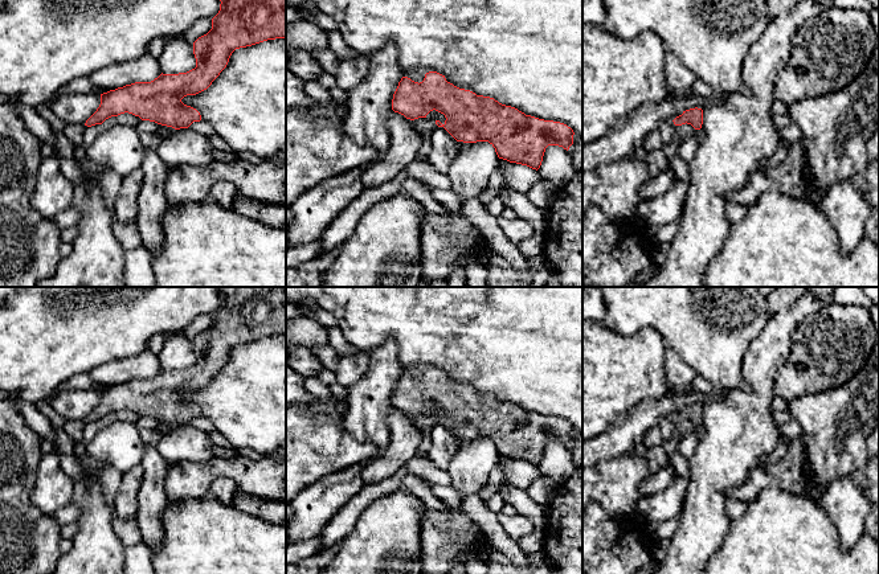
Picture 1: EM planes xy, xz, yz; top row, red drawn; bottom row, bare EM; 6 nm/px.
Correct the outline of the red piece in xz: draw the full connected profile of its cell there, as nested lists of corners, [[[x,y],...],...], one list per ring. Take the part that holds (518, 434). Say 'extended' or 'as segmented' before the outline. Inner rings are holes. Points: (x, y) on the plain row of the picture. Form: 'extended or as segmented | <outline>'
extended | [[[428,364],[404,370],[393,390],[392,406],[410,417],[426,414],[430,407],[436,406],[446,414],[443,421],[440,417],[436,417],[436,421],[443,423],[457,438],[488,438],[499,455],[527,462],[536,467],[541,462],[548,442],[559,442],[568,447],[573,440],[575,429],[567,421],[526,411],[494,394],[459,385],[447,378],[445,372]]]

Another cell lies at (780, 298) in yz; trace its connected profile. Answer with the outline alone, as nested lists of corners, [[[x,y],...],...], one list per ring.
[[[774,287],[774,290],[765,296],[769,316],[773,317],[777,312],[794,304],[805,291],[805,287]]]

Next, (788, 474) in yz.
[[[802,438],[789,440],[786,455],[765,468],[755,466],[748,480],[728,489],[727,497],[749,501],[768,488],[778,488],[793,495],[809,496],[808,475],[805,473],[806,448]]]

